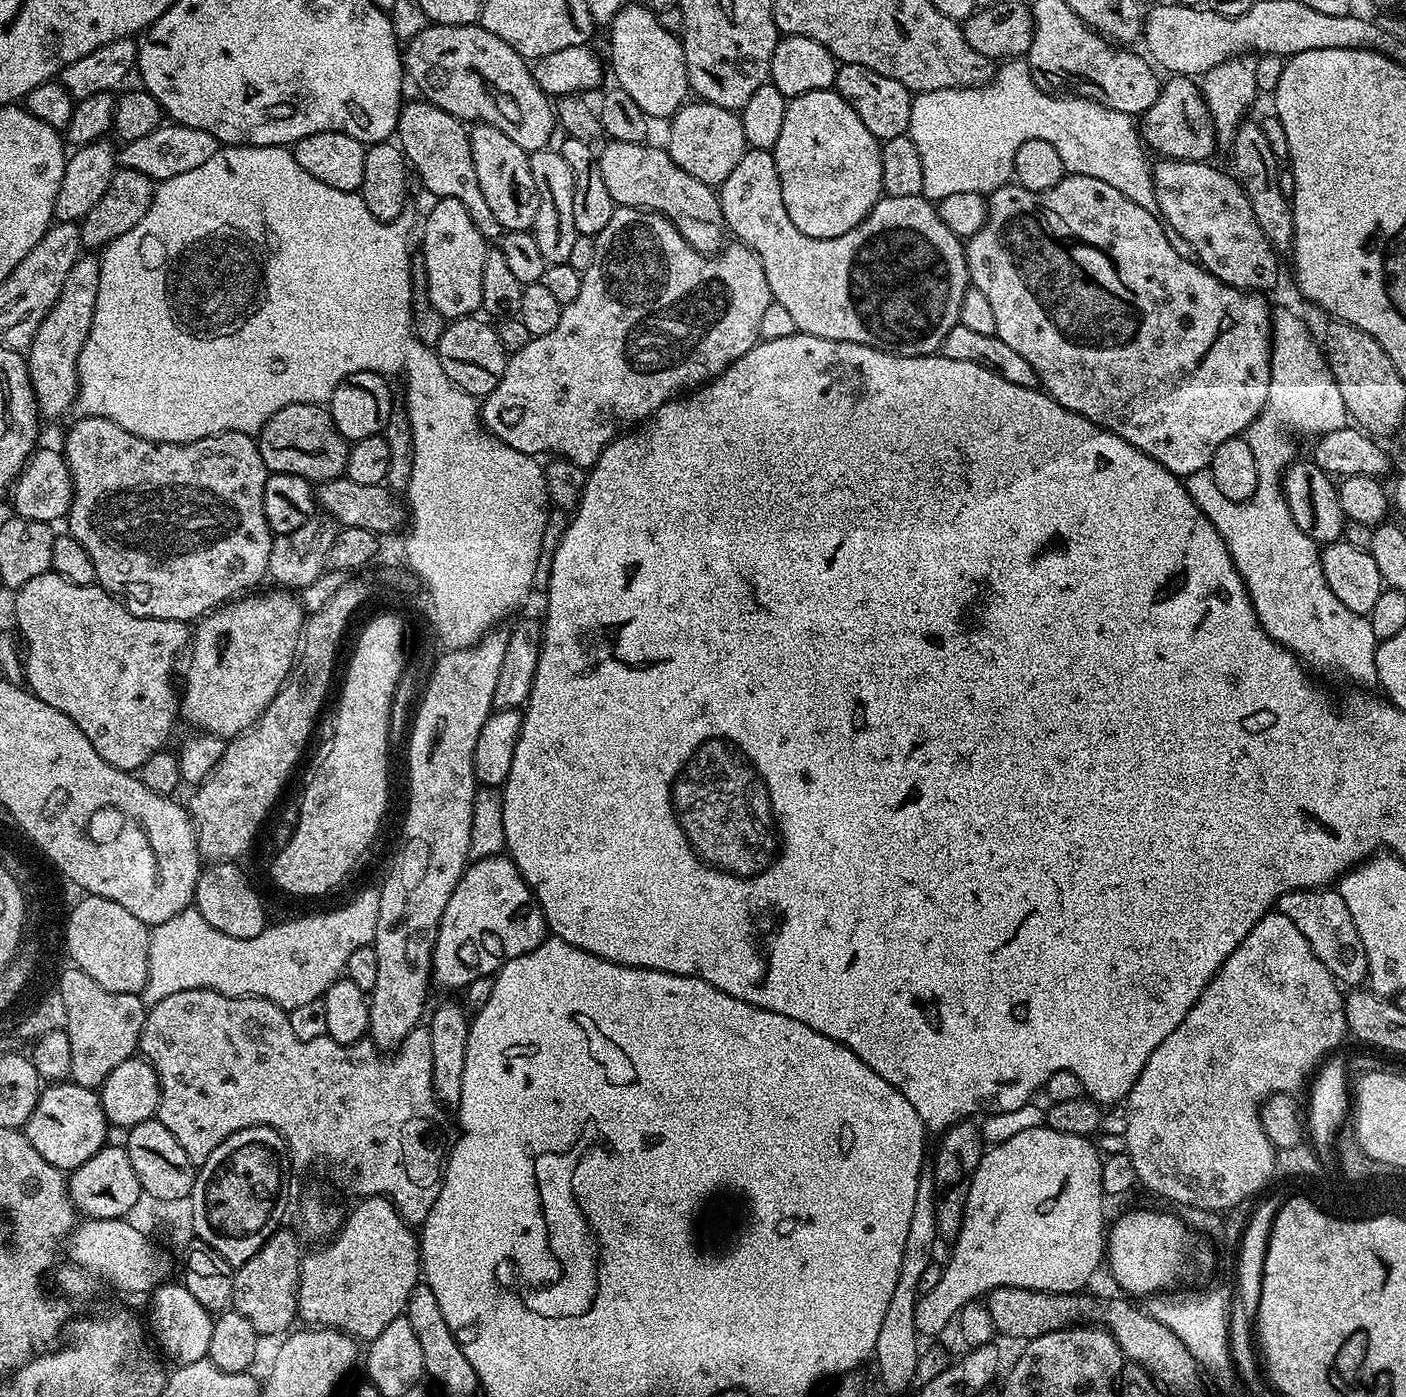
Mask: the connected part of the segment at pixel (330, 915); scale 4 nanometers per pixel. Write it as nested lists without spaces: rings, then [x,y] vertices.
[[[379,891],[364,892],[357,900],[349,902],[345,908],[333,912],[320,912],[317,916],[300,916],[297,920],[284,920],[281,924],[266,926],[262,934],[254,938],[230,938],[222,930],[214,930],[206,918],[202,918],[195,906],[189,906],[174,918],[155,925],[148,933],[148,977],[142,993],[145,1005],[151,1006],[178,994],[182,990],[208,988],[223,996],[259,996],[277,1004],[279,1008],[293,1010],[304,1008],[323,997],[324,992],[335,980],[341,979],[346,958],[354,950],[367,948],[375,941],[378,922]]]

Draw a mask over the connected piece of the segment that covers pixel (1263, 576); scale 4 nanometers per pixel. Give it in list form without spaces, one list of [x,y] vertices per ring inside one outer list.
[[[1277,311],[1272,317],[1268,407],[1246,433],[1258,466],[1256,493],[1243,504],[1234,502],[1218,491],[1208,470],[1187,477],[1186,487],[1192,501],[1226,542],[1232,565],[1246,586],[1266,634],[1295,652],[1305,665],[1313,664],[1324,672],[1341,672],[1356,684],[1375,685],[1378,641],[1374,630],[1367,616],[1354,614],[1326,586],[1326,574],[1322,574],[1320,565],[1321,549],[1298,530],[1282,487],[1289,464],[1297,459],[1292,435],[1301,432],[1319,438],[1345,427],[1349,416],[1317,337],[1312,337],[1302,317]]]

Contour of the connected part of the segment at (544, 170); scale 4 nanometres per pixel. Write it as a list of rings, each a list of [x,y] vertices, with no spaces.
[[[551,147],[540,152],[531,153],[528,157],[530,170],[534,174],[538,214],[534,225],[534,235],[538,242],[538,250],[542,250],[545,265],[566,264],[570,258],[570,250],[574,247],[577,230],[574,226],[574,174],[570,162],[562,158],[558,150]]]

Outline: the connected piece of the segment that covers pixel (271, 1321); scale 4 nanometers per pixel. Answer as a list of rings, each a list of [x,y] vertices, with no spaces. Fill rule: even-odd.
[[[276,1231],[258,1250],[258,1254],[254,1254],[254,1258],[247,1260],[234,1272],[231,1307],[264,1338],[287,1333],[293,1327],[291,1324],[298,1320],[302,1251],[295,1234],[284,1231]]]

